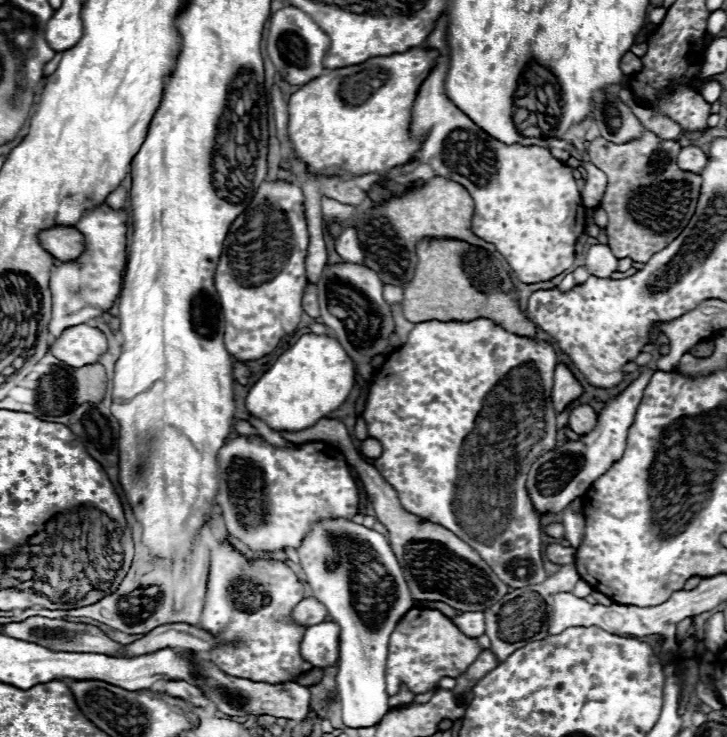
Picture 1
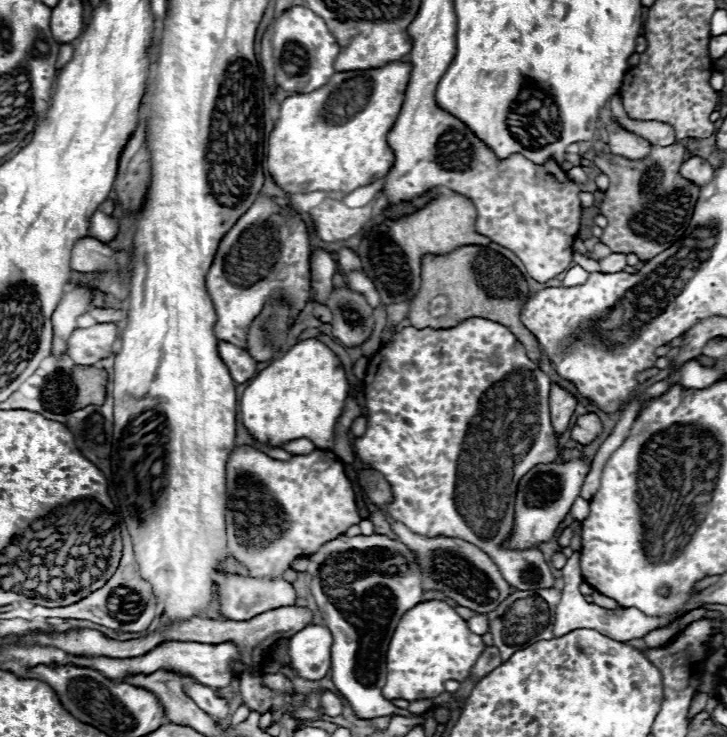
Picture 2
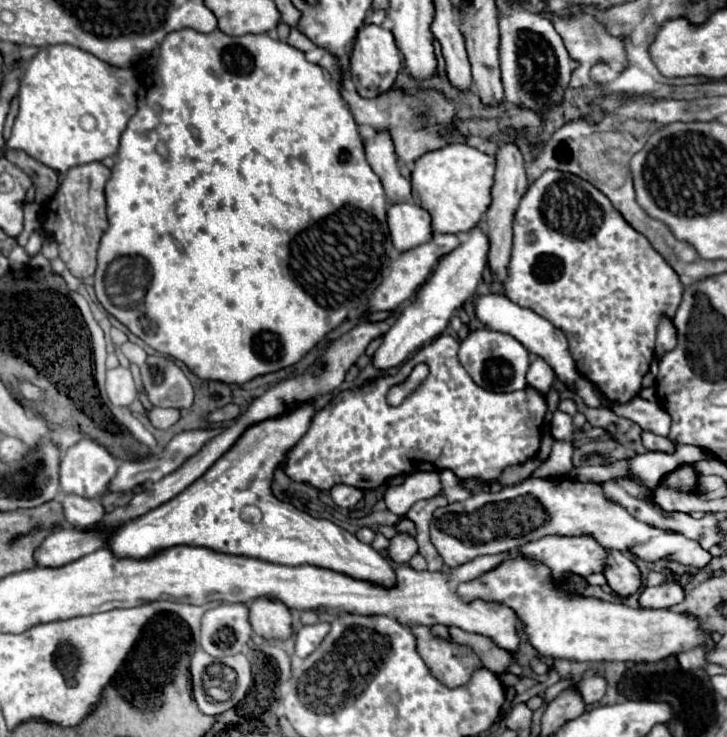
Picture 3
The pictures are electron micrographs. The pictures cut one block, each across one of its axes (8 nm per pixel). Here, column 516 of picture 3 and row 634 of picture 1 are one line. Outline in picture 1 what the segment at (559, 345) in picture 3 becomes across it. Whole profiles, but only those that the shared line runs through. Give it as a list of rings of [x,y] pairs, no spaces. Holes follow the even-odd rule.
[[[320,622],[306,628],[300,654],[314,668],[328,668],[336,664],[340,656],[340,626],[334,622]]]

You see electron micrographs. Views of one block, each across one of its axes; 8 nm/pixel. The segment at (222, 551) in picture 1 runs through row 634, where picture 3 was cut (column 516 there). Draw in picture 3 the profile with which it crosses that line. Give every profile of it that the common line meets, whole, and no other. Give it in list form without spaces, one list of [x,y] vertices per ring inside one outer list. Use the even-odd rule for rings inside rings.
[[[546,170],[530,184],[514,218],[514,246],[504,294],[516,304],[532,308],[564,332],[576,370],[596,384],[608,400],[624,404],[640,392],[642,378],[654,360],[658,322],[662,316],[674,316],[682,302],[682,292],[684,284],[662,254],[588,180],[560,170]]]

